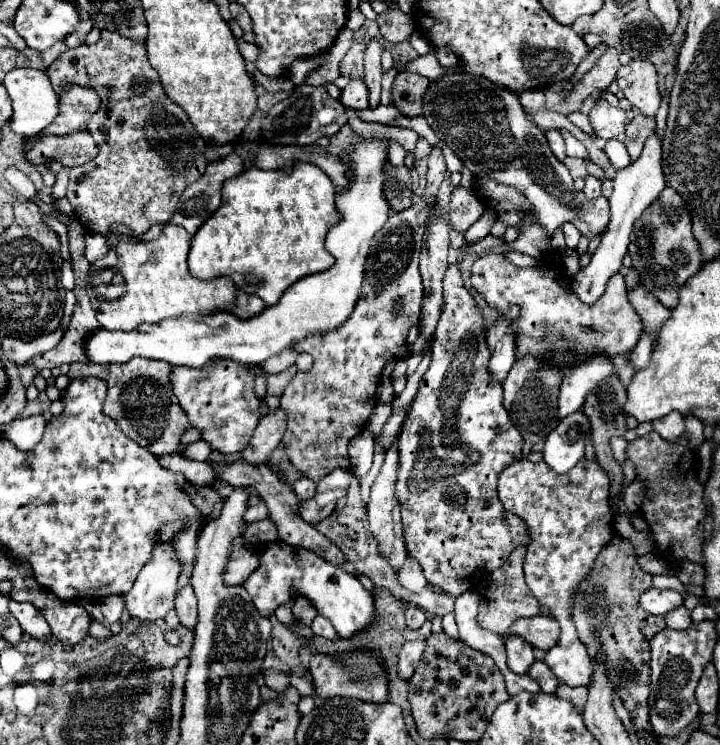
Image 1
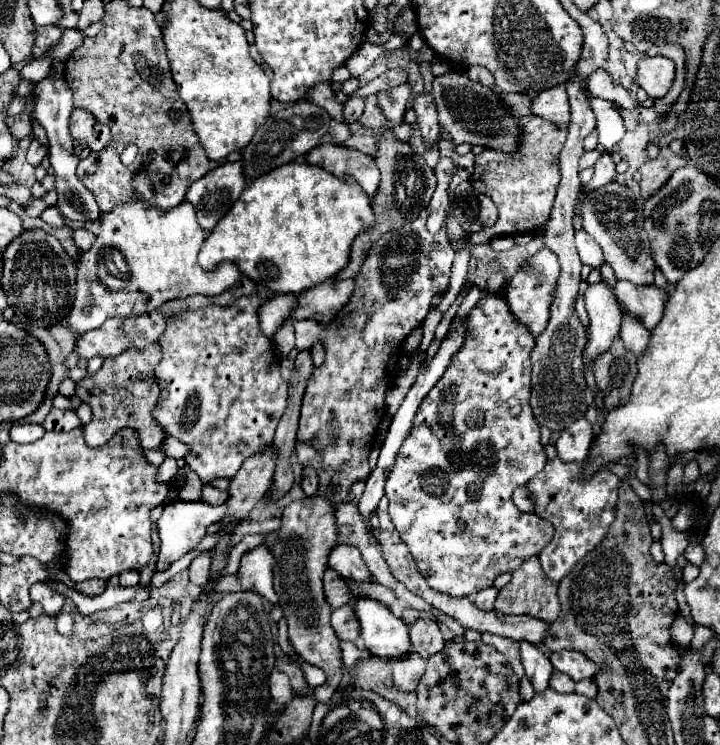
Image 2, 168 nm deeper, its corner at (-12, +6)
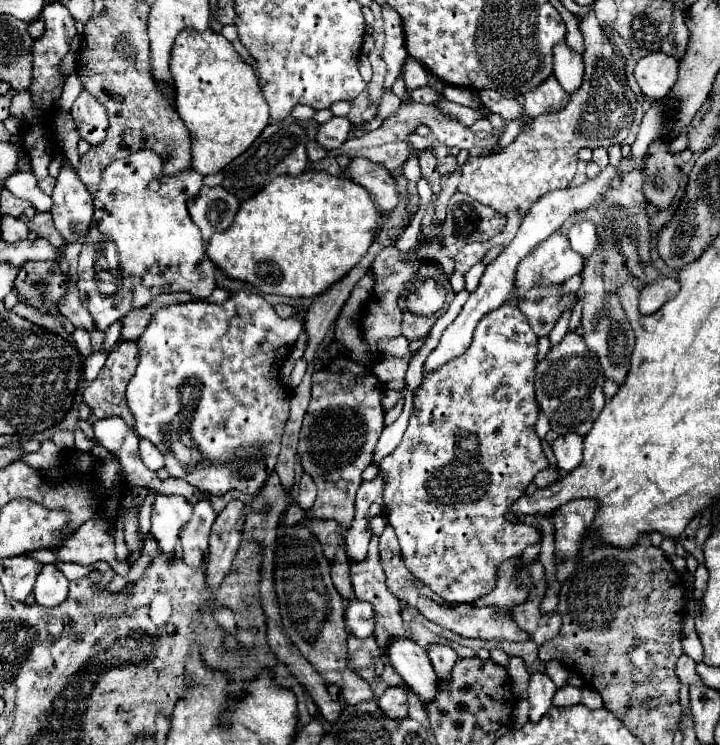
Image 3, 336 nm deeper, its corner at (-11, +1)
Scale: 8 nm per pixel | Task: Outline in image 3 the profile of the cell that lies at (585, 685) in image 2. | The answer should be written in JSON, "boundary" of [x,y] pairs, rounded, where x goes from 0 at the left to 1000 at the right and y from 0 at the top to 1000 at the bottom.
{"boundary":[[[813,923],[813,926],[810,926],[810,940],[807,940],[807,945],[813,945],[815,950],[832,950],[832,948],[838,948],[838,940],[835,940],[835,934],[832,934],[826,926]]]}

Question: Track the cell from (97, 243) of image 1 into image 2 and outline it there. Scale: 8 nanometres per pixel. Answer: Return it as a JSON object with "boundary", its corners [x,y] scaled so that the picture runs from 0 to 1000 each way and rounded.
{"boundary":[[[106,307],[100,313],[100,321],[103,321],[106,332],[111,332],[114,337],[125,337],[131,323],[133,323],[133,315],[128,310],[122,310],[122,307]]]}

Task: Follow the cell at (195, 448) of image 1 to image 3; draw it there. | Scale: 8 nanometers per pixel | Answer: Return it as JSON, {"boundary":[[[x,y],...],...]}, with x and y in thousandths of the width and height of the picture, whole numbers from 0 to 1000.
{"boundary":[[[204,591],[193,593],[193,612],[207,631],[226,628],[226,609],[210,593],[204,593]]]}

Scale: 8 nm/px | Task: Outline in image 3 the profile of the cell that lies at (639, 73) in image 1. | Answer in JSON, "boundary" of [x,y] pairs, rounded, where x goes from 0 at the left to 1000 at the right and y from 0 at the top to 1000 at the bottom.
{"boundary":[[[904,70],[888,78],[882,89],[882,105],[893,126],[904,134],[915,134],[929,126],[940,110],[943,81],[924,70]]]}

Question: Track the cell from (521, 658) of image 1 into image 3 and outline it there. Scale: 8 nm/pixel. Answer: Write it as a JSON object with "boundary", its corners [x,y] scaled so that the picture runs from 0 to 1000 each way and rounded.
{"boundary":[[[740,905],[738,915],[735,915],[735,969],[749,969],[749,964],[754,964],[754,958],[765,950],[765,940],[771,932],[771,918],[765,915],[765,910],[760,905]]]}

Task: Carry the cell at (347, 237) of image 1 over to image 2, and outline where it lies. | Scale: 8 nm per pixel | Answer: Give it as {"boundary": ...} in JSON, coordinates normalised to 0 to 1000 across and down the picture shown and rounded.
{"boundary":[[[378,393],[372,401],[364,404],[358,415],[358,428],[361,428],[361,442],[372,455],[381,455],[383,444],[400,434],[408,431],[408,412],[414,407],[419,393],[400,393],[400,396],[386,396]]]}

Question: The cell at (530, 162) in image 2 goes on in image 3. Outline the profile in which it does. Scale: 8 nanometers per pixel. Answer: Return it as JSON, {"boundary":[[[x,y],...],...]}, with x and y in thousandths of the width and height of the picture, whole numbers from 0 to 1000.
{"boundary":[[[824,8],[815,11],[815,19],[799,19],[804,30],[804,43],[810,48],[810,83],[813,99],[810,113],[799,126],[790,126],[790,137],[782,148],[751,153],[740,161],[740,166],[721,180],[721,185],[701,199],[701,204],[679,207],[679,209],[651,209],[640,226],[640,242],[635,255],[657,263],[660,268],[685,277],[704,287],[701,309],[682,319],[674,328],[649,328],[632,344],[632,362],[646,368],[657,354],[668,352],[674,338],[682,330],[704,330],[721,303],[732,282],[760,258],[790,252],[801,231],[801,207],[807,199],[826,196],[849,196],[865,193],[874,180],[879,150],[885,142],[885,129],[874,118],[868,102],[868,78],[849,59],[835,32],[826,24]]]}

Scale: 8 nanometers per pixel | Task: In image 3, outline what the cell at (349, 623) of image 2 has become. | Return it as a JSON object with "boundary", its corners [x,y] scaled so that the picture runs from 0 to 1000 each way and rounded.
{"boundary":[[[488,805],[482,813],[482,824],[479,824],[479,838],[482,843],[499,854],[499,856],[510,856],[518,854],[518,840],[521,840],[521,827],[518,827],[518,813],[510,808],[499,808],[499,805]]]}

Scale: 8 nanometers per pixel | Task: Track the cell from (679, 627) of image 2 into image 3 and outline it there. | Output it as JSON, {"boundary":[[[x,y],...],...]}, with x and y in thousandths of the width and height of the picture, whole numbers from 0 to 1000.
{"boundary":[[[949,878],[949,881],[943,883],[938,902],[940,902],[946,918],[976,918],[974,910],[968,907],[968,902],[965,902],[965,889],[963,889],[954,878]]]}

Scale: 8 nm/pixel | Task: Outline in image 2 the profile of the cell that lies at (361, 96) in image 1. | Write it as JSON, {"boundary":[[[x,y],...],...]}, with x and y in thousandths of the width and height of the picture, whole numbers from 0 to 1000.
{"boundary":[[[489,128],[481,141],[478,141],[478,157],[481,157],[481,165],[492,165],[503,152],[506,152],[506,138],[508,138],[508,130],[506,128]]]}

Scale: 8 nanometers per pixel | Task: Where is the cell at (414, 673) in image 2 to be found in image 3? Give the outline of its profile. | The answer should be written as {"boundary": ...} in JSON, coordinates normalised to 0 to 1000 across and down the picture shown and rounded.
{"boundary":[[[538,923],[524,945],[538,964],[560,966],[565,961],[565,929],[560,923]]]}

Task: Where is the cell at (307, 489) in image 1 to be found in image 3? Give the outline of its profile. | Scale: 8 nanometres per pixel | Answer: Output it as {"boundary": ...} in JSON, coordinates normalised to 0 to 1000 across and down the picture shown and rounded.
{"boundary":[[[421,636],[421,642],[415,644],[415,663],[413,663],[410,674],[413,674],[421,685],[426,685],[426,682],[435,679],[438,666],[440,666],[440,652],[438,652],[435,642],[432,642],[429,636]]]}

